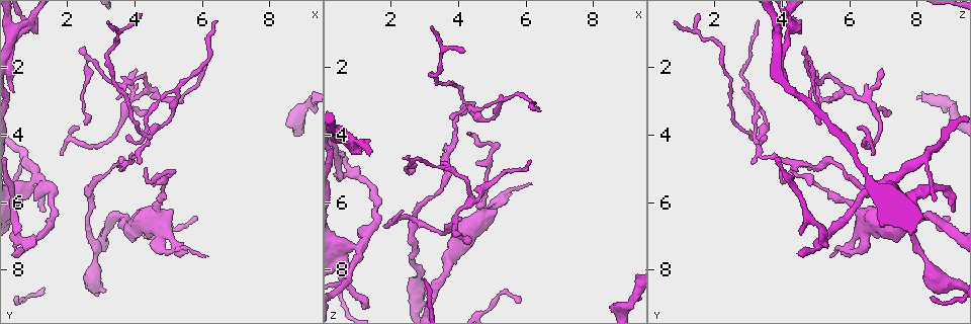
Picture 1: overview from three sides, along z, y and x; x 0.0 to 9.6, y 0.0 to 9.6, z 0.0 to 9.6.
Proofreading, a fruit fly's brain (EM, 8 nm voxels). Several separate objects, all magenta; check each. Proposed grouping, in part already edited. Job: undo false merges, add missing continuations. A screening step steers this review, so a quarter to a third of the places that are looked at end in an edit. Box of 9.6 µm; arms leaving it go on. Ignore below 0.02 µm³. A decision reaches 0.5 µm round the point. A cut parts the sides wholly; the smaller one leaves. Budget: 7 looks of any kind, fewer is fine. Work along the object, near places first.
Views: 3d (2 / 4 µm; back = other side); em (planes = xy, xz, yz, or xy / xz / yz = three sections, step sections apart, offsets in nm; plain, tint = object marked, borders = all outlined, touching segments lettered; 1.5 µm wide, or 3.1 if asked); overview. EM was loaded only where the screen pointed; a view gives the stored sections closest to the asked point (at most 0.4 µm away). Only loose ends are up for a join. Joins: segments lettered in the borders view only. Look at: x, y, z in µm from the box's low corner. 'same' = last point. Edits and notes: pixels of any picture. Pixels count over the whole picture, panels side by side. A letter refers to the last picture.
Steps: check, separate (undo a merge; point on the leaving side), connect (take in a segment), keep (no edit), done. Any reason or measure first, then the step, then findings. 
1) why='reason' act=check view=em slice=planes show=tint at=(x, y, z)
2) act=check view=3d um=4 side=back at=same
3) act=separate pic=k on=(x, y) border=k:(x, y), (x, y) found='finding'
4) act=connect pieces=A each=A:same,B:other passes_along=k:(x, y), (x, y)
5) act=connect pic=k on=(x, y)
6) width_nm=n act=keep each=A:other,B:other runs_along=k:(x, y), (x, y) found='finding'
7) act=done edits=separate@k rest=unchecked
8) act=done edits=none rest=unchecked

why='free end' act=check view=3d um=4 at=(2.40, 1.50, 4.70)

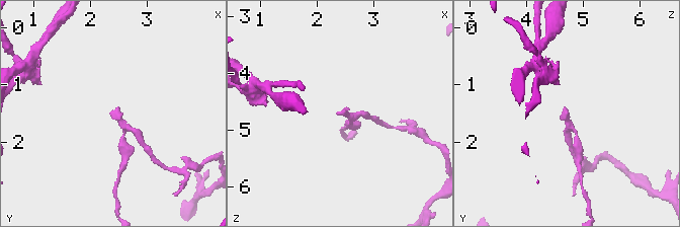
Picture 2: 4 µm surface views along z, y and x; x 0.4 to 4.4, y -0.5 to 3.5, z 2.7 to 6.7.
why='shape alone is not enough' act=check view=em slice=xy step=4 show=tint at=(2.35, 1.50, 4.75)

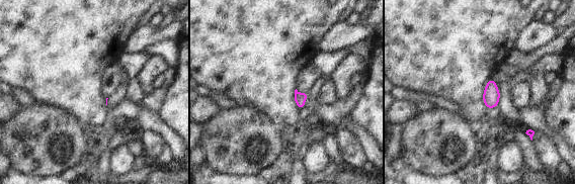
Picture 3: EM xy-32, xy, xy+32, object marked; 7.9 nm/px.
why='another direction' act=check view=em slice=planes show=borders at=same

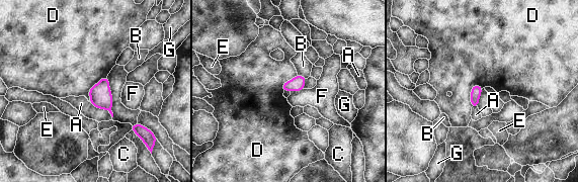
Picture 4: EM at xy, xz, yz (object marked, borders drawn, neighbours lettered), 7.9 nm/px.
longest_contact=D:240nm act=keep each=A:other,B:other,C:other,D:other,E:other,F:other,G:other found='no lettered segment goes on from it'

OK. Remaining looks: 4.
why='branch stops here' act=check view=em slice=planes show=borders at=(4.05, 2.10, 6.90)

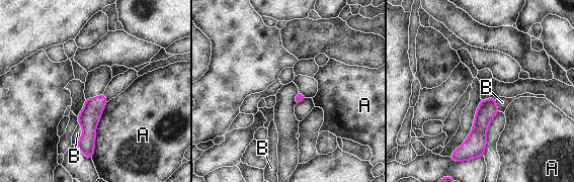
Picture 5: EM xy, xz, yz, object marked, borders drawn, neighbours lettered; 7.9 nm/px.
act=keep each=A:other,B:other border=5:(107, 102), (96, 127), (91, 158) found='no lettered segment goes on from it'

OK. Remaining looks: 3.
why='branch point' act=check view=em slice=yz step=4 show=plain at=(0.70, 4.80, 8.15)

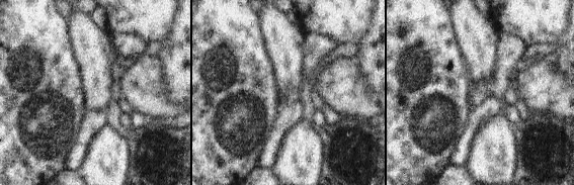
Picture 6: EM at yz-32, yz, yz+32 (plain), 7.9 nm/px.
act=check view=em slice=yz step=4 show=borders at=same

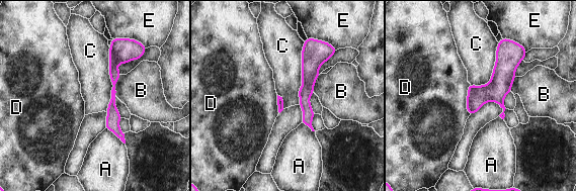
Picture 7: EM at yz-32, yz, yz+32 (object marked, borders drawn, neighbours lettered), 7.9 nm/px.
width_nm=20 act=keep each=A:other,B:other,C:other,D:other,E:other border=7:(109, 48), (111, 90), (106, 111) found='all the same neuron'

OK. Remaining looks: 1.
act=done edits=none rest=unchecked

